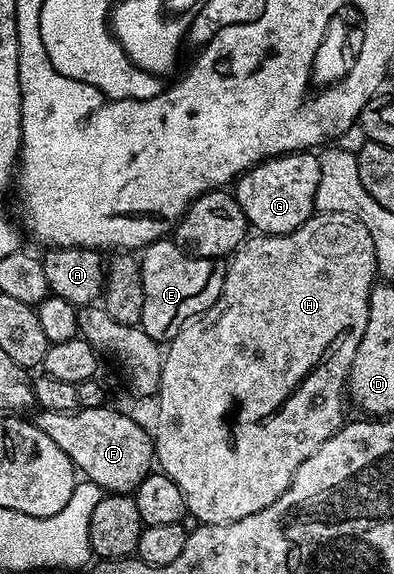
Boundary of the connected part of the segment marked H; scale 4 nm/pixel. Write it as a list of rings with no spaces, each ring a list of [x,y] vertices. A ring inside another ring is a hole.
[[[316,212],[305,224],[301,224],[288,234],[248,237],[243,245],[230,255],[223,275],[221,296],[204,314],[188,322],[174,338],[170,339],[163,356],[161,384],[157,395],[159,415],[155,418],[155,430],[153,426],[155,462],[158,469],[168,474],[173,484],[177,484],[177,488],[181,488],[181,496],[185,496],[187,513],[192,519],[199,518],[195,520],[212,526],[236,522],[245,516],[253,516],[253,512],[261,512],[261,508],[269,508],[269,504],[273,504],[273,500],[277,500],[277,496],[281,496],[281,492],[289,488],[300,464],[309,456],[313,456],[313,452],[317,452],[317,448],[321,448],[321,444],[325,444],[325,440],[329,440],[345,424],[343,398],[345,402],[345,387],[349,382],[351,359],[344,356],[340,362],[330,362],[327,358],[321,359],[320,362],[318,360],[328,346],[347,330],[353,332],[352,335],[355,336],[365,332],[371,307],[371,287],[376,285],[376,282],[377,263],[373,236],[369,236],[369,228],[365,228],[361,220],[341,212],[332,214]],[[247,358],[255,362],[255,366],[251,366],[251,370],[255,370],[255,378],[251,378],[251,382],[243,378],[243,370],[247,370],[247,366],[239,366],[239,362],[247,362]]]

